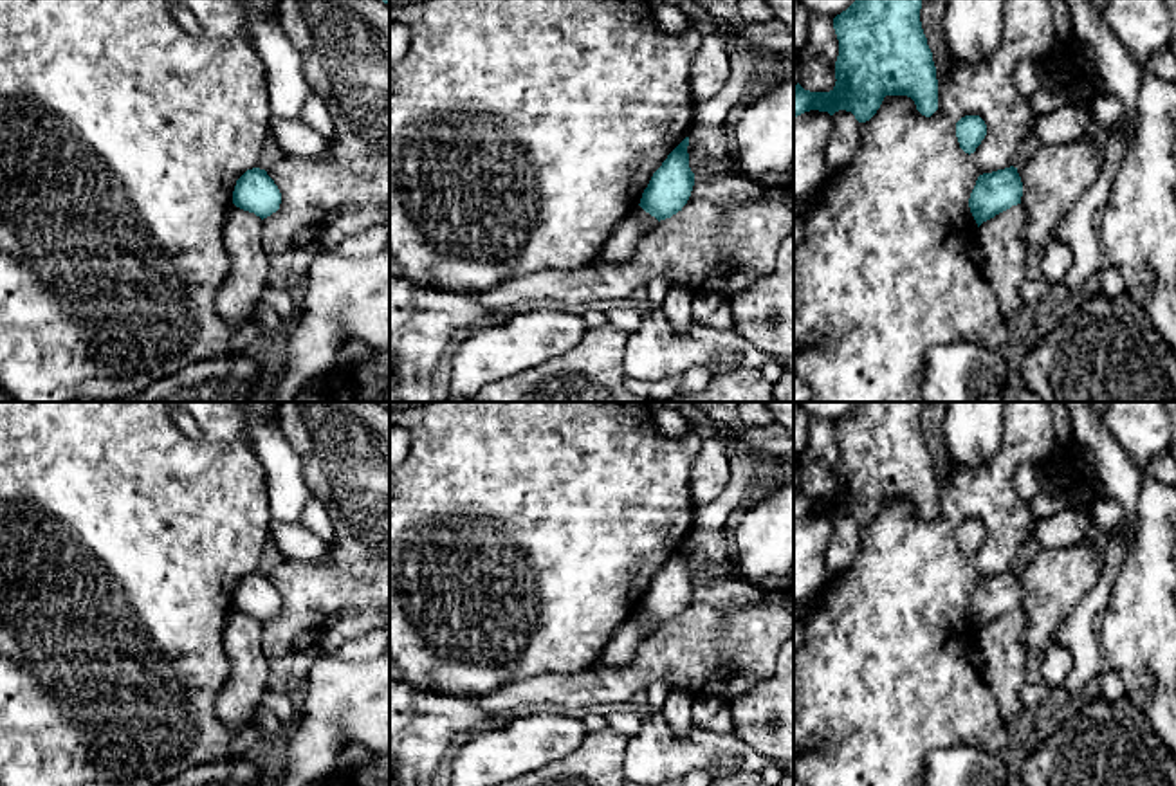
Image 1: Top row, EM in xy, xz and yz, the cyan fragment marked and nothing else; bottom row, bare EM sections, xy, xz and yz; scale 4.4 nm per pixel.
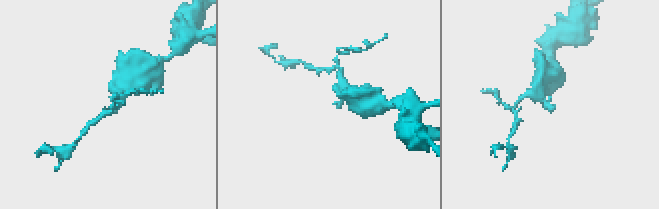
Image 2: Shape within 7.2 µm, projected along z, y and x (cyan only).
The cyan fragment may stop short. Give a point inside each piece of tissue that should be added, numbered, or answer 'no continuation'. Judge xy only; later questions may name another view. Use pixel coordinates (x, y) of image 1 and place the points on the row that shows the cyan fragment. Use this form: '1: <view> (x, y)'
no continuation

